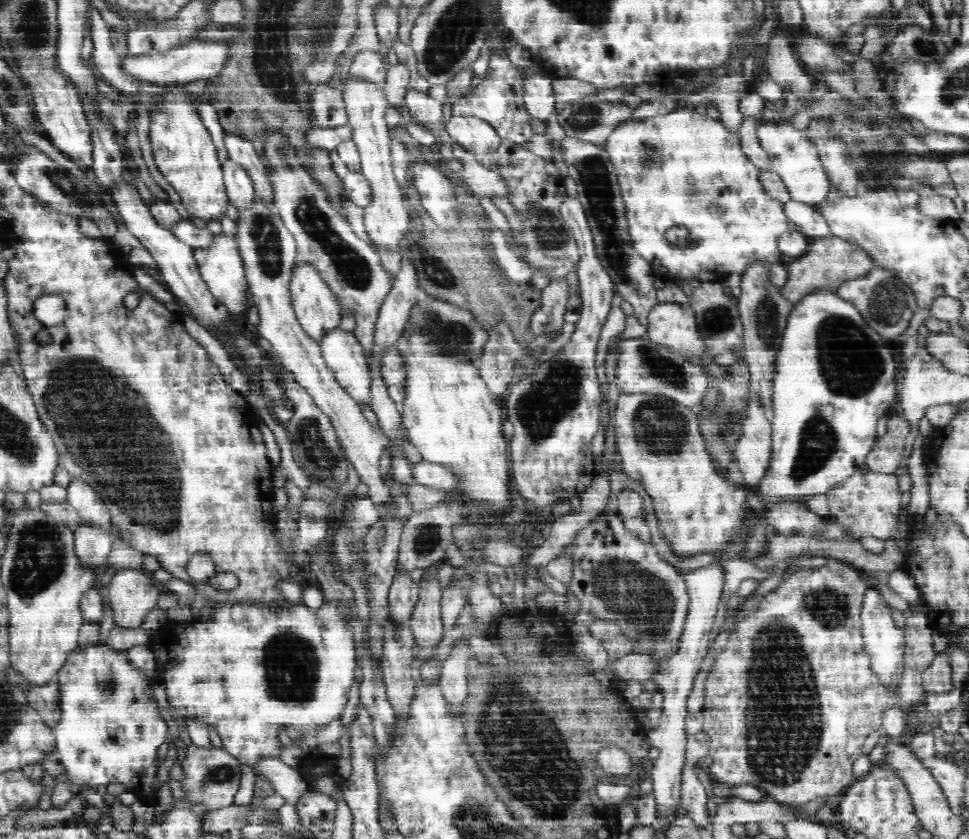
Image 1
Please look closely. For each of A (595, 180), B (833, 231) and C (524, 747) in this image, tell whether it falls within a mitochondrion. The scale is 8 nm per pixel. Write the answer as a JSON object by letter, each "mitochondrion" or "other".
{"A":"mitochondrion","B":"other","C":"mitochondrion"}

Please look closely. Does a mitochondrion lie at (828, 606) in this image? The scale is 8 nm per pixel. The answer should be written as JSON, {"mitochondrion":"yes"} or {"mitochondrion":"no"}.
{"mitochondrion":"yes"}

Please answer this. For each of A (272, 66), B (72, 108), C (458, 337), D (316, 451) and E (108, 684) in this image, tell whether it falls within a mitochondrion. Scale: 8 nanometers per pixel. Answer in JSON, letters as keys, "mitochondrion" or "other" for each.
{"A":"mitochondrion","B":"other","C":"mitochondrion","D":"mitochondrion","E":"mitochondrion"}

